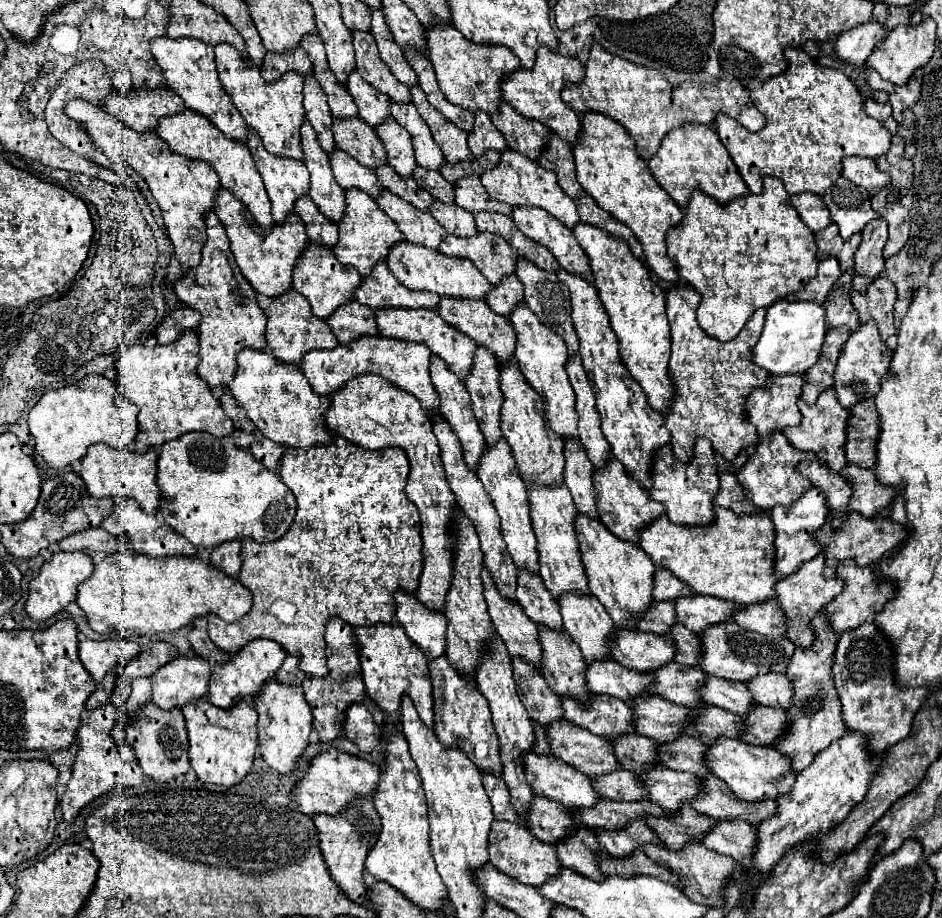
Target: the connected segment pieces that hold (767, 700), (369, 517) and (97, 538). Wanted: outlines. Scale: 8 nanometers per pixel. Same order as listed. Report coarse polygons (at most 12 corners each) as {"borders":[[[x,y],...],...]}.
{"borders":[[[783,673],[747,683],[759,705],[787,709],[793,685]],[[401,447],[287,449],[297,517],[243,541],[253,607],[273,639],[327,675],[325,625],[391,623],[423,569]],[[105,529],[79,531],[61,539],[63,551],[115,553],[125,549],[125,537]]]}

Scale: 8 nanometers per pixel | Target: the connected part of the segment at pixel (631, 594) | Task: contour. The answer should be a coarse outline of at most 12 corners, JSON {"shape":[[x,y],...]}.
{"shape":[[577,513],[589,591],[621,627],[653,601],[655,565]]}

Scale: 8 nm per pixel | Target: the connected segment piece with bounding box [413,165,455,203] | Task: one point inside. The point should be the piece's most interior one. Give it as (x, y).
(433, 181)

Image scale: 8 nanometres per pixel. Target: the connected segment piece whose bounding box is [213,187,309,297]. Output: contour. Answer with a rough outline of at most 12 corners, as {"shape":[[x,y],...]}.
{"shape":[[225,187],[213,211],[245,279],[289,291],[309,241],[299,215],[263,231]]}

